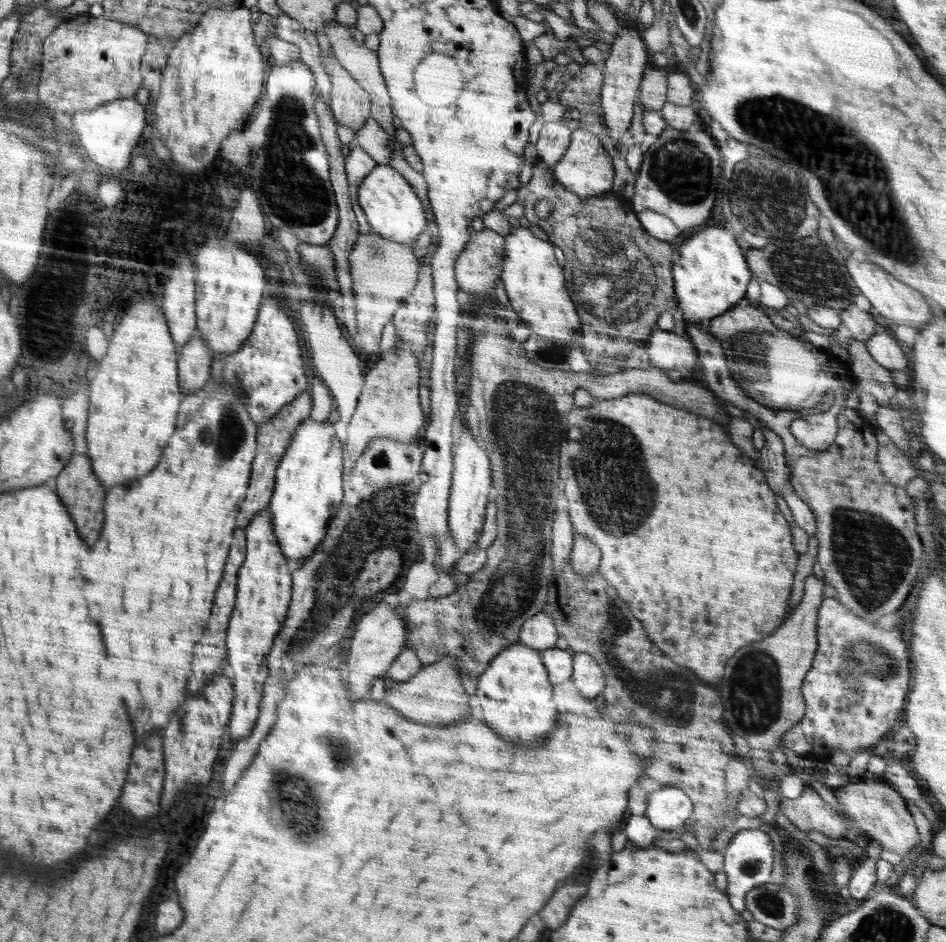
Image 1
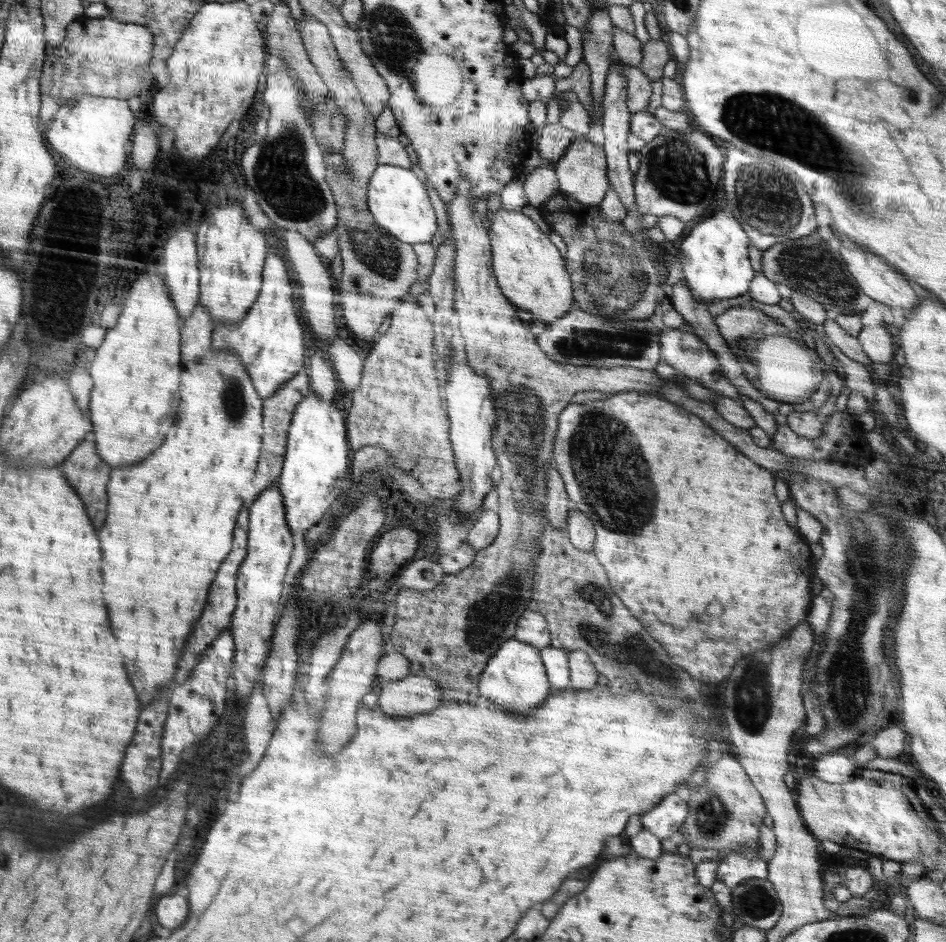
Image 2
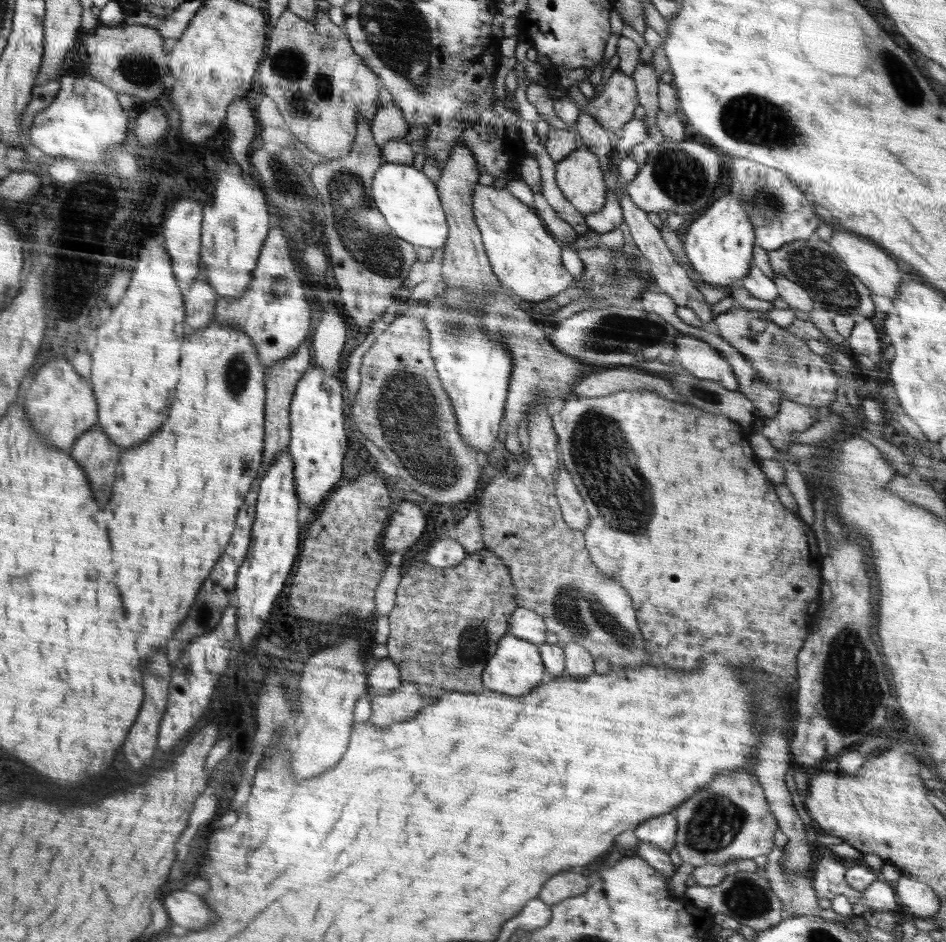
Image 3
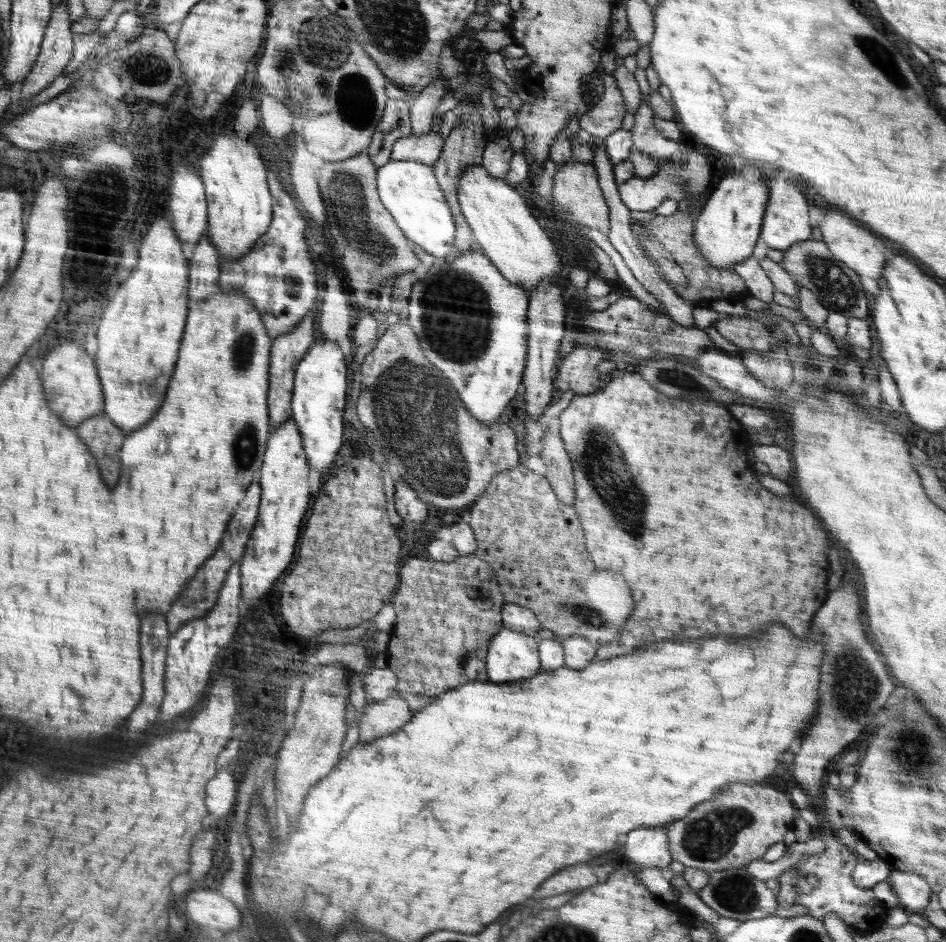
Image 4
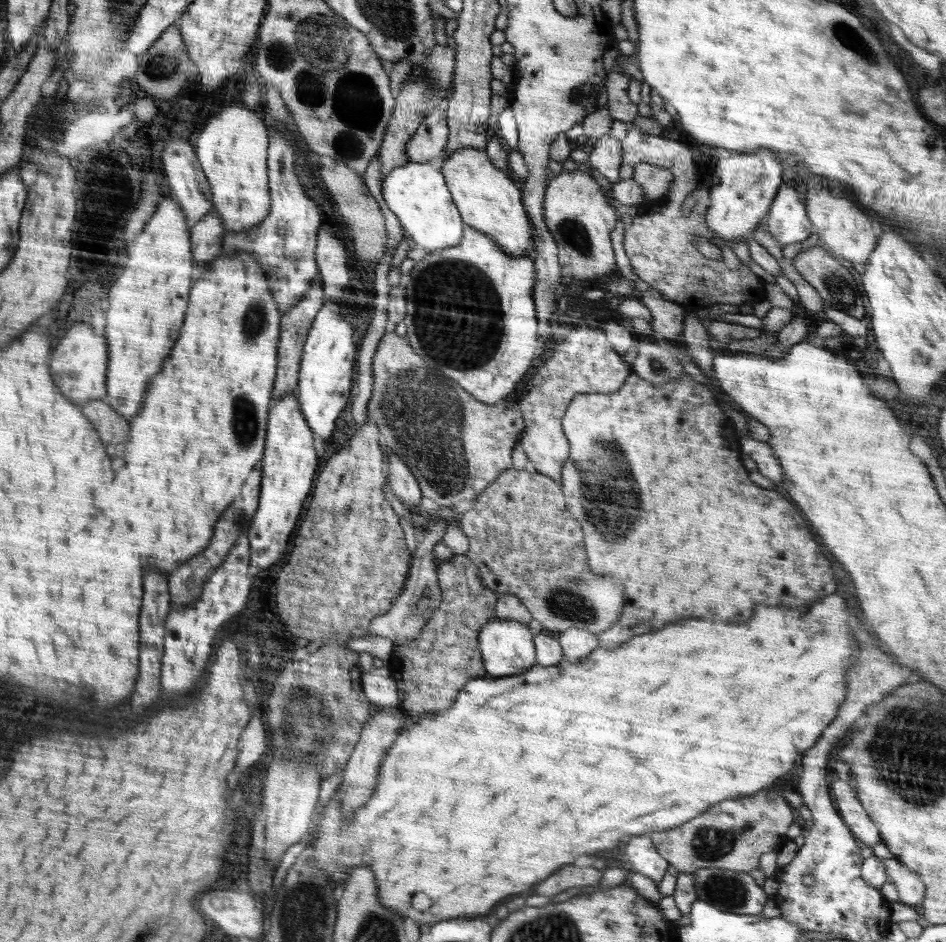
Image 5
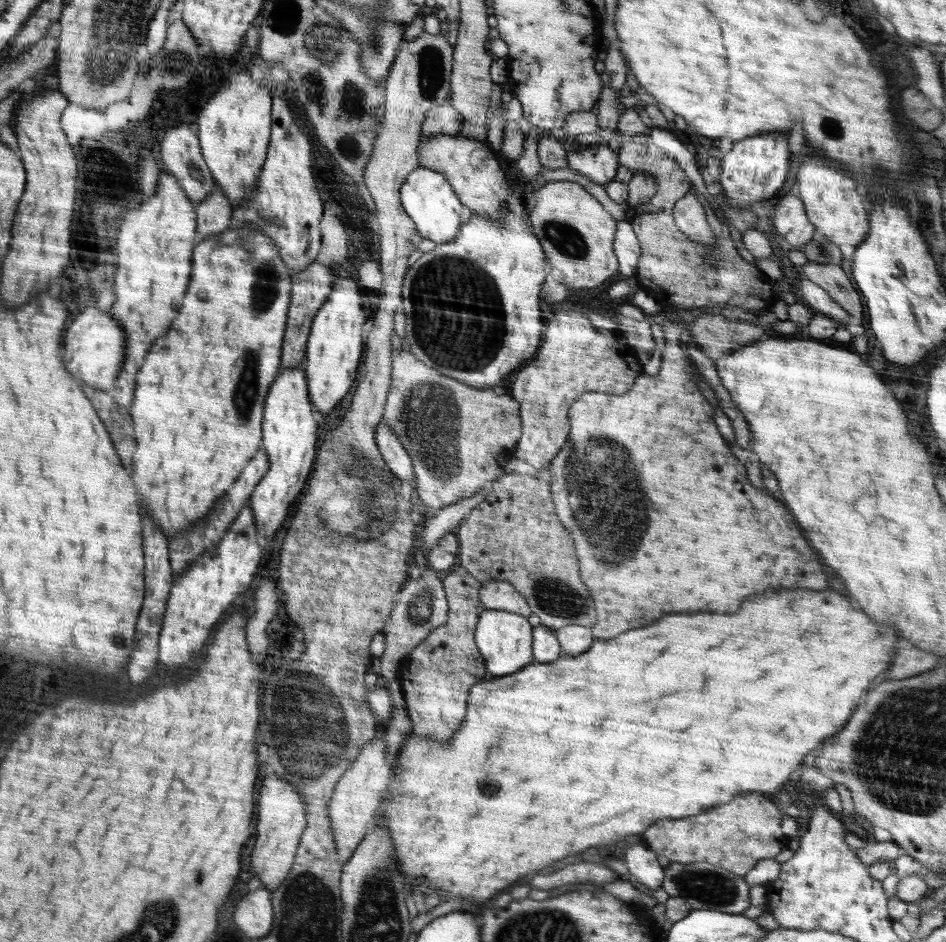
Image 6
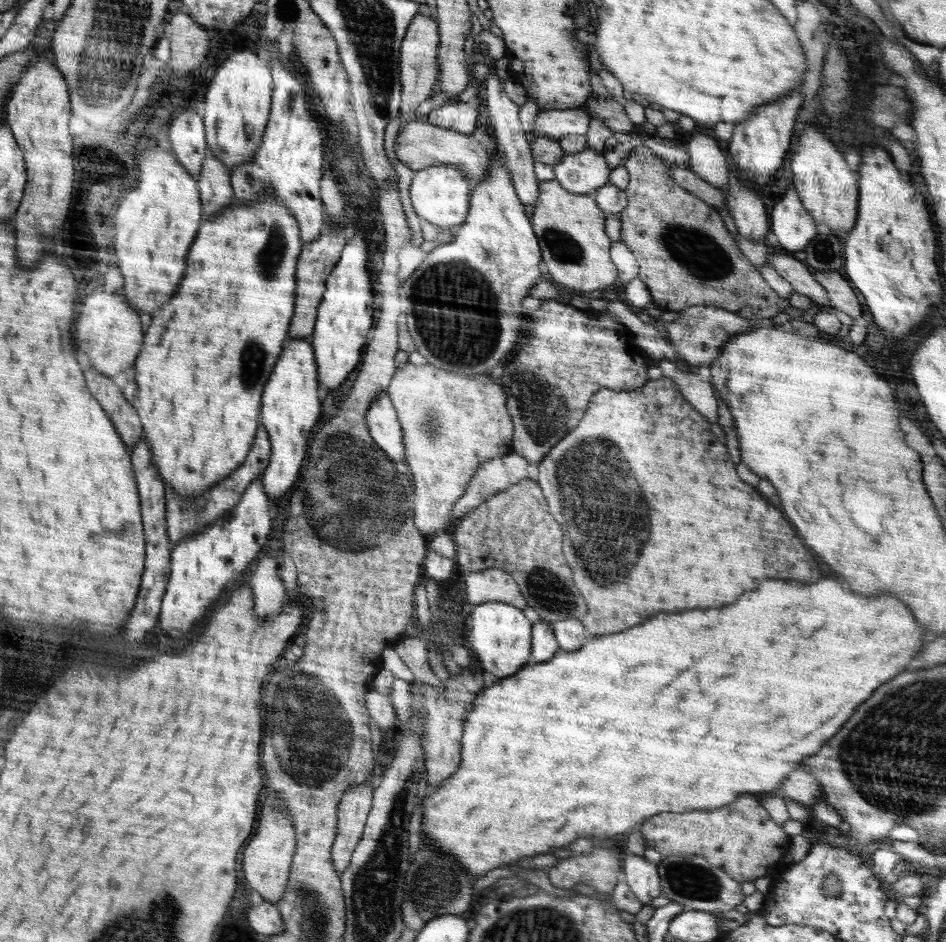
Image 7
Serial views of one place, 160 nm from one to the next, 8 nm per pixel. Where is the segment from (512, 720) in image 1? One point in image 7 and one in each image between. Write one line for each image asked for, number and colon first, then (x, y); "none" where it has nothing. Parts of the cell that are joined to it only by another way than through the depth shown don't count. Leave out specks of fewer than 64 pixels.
2: (515, 678)
3: (516, 668)
4: (512, 656)
5: (507, 646)
6: (505, 639)
7: (499, 635)

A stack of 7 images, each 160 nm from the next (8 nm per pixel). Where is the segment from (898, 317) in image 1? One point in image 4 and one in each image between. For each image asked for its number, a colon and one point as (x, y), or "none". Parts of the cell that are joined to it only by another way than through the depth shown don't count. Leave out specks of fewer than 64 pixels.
2: (877, 281)
3: (875, 269)
4: (856, 248)

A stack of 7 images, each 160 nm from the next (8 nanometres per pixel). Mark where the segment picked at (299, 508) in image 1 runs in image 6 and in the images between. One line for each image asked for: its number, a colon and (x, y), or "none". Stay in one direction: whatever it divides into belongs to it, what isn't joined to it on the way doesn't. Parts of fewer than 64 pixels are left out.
2: (316, 459)
3: (318, 439)
4: (321, 386)
5: (326, 372)
6: (336, 344)

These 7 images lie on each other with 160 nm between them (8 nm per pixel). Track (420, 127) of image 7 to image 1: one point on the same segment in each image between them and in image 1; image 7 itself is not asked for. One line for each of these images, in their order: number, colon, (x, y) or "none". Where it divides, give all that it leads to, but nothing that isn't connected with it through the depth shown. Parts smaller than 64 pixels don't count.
1: (535, 284)
2: (530, 271)
3: (524, 256)
4: (503, 225)
5: (487, 199)
6: (469, 165)

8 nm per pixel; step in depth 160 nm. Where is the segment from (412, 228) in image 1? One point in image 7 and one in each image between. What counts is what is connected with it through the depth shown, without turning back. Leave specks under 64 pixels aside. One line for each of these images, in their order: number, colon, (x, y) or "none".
2: (398, 201)
3: (409, 202)
4: (409, 190)
5: (417, 193)
6: (427, 198)
7: (440, 194)

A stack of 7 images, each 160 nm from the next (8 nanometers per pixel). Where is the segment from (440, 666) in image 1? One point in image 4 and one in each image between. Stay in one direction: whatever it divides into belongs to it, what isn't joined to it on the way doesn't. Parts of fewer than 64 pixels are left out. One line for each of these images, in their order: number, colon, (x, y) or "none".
2: (414, 695)
3: (403, 704)
4: (381, 718)

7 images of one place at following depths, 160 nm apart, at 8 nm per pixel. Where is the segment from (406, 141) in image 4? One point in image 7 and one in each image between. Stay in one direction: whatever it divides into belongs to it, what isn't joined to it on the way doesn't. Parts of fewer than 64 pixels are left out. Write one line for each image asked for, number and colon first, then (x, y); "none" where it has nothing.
5: (429, 141)
6: (443, 119)
7: (456, 115)

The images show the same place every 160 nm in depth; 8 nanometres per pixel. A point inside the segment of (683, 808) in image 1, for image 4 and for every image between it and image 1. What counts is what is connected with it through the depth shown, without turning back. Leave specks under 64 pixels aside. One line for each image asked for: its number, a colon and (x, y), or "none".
2: (664, 819)
3: (661, 832)
4: (647, 847)

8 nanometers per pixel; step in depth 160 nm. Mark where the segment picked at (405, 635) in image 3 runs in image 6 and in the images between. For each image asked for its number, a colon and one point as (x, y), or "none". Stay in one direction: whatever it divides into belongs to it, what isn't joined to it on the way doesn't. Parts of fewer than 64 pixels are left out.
4: (447, 613)
5: (429, 671)
6: (436, 676)

